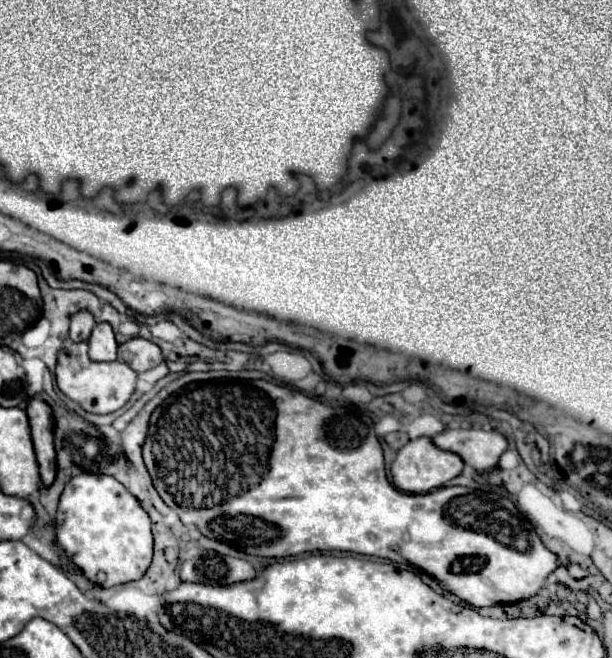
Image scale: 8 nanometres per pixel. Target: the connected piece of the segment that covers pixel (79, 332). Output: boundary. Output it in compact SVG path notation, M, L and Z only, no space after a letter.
M78 311L70 323L70 339L72 341L86 341L90 337L94 325L96 325L96 321L90 311Z

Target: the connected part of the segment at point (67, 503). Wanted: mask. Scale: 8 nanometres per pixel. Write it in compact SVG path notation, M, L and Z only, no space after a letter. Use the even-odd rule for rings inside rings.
M92 473L72 477L60 497L54 526L64 553L94 583L99 571L108 575L106 587L136 581L144 577L152 563L150 517L138 499L114 477Z

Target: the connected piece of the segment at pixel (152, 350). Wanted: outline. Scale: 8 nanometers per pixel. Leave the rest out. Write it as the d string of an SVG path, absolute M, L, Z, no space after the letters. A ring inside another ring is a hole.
M134 337L118 347L118 361L134 369L136 373L144 373L162 363L162 351L156 343L142 337Z

